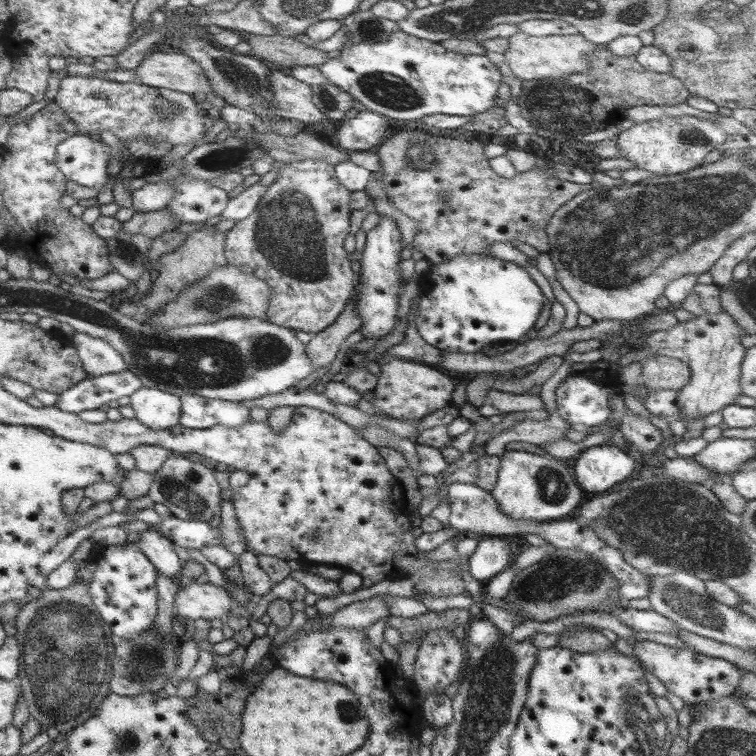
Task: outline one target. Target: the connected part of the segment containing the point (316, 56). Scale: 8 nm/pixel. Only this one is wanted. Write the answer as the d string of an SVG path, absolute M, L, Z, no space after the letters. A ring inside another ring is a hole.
M241 31L239 33L240 41L249 44L249 55L259 58L274 69L318 67L328 59L323 51L311 48L293 37L284 37L277 33L271 36L261 36Z

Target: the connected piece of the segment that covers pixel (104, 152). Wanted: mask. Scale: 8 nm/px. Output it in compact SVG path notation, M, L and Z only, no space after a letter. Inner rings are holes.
M69 136L69 138L57 144L54 154L55 167L67 181L97 191L101 190L101 187L107 183L106 168L110 159L113 159L110 149L103 142L92 140L90 136Z

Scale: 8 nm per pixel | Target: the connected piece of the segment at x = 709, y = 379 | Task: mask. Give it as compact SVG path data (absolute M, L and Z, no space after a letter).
M725 311L696 315L693 319L675 323L671 328L647 335L642 347L642 350L647 350L647 357L669 356L681 360L690 370L689 382L676 392L675 398L684 424L691 418L704 418L711 412L720 411L742 394L739 372L746 348L739 341L741 335L741 329Z

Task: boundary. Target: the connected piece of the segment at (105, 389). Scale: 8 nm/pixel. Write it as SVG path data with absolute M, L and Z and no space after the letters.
M129 370L85 378L78 384L57 395L53 407L69 413L97 410L101 404L117 400L141 387L141 382Z

